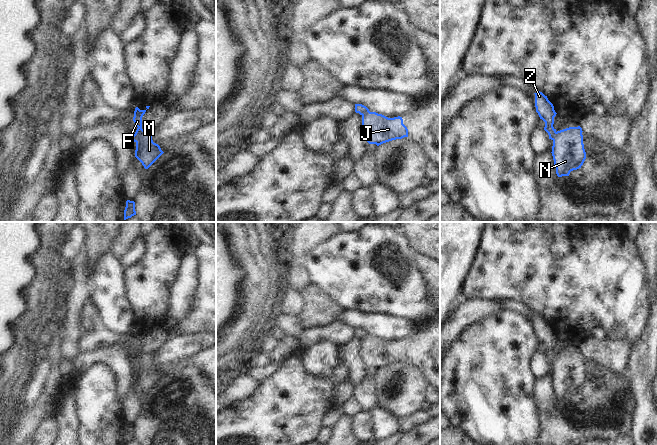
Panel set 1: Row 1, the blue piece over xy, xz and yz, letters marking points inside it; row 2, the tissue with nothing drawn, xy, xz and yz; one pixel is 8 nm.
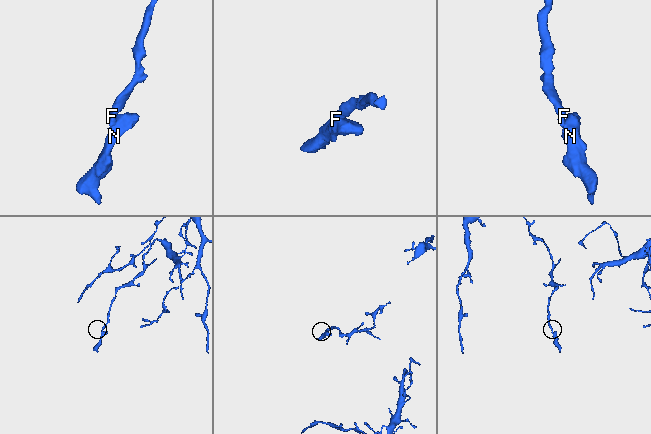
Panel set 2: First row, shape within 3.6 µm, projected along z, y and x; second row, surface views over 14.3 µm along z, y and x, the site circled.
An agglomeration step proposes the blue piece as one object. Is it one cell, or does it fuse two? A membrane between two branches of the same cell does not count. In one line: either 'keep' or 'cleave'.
cleave

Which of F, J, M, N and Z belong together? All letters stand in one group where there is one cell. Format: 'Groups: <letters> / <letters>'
Groups: F Z / J M N.

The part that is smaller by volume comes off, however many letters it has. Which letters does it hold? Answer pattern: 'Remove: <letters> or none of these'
Remove: J, M, N

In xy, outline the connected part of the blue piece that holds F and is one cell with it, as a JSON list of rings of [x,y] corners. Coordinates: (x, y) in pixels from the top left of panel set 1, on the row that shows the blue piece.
[[[138,107],[135,108],[133,121],[138,127],[135,134],[132,136],[134,142],[138,142],[142,139],[144,130],[142,129],[142,117],[145,114],[146,110],[140,110]]]

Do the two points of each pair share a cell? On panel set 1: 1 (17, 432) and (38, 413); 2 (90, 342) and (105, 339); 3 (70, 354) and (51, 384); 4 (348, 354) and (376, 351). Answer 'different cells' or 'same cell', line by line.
1: same cell
2: same cell
3: different cells
4: different cells

